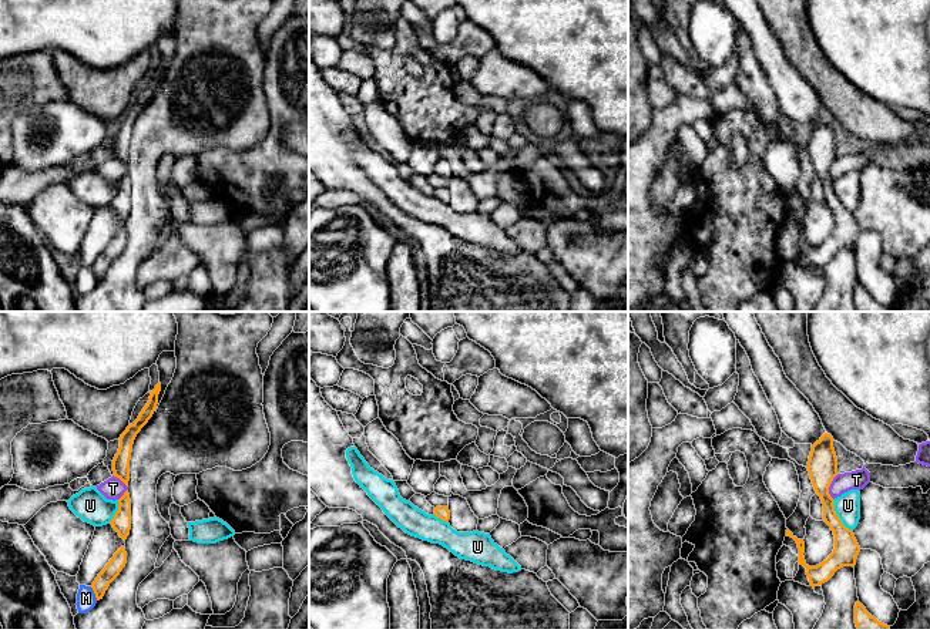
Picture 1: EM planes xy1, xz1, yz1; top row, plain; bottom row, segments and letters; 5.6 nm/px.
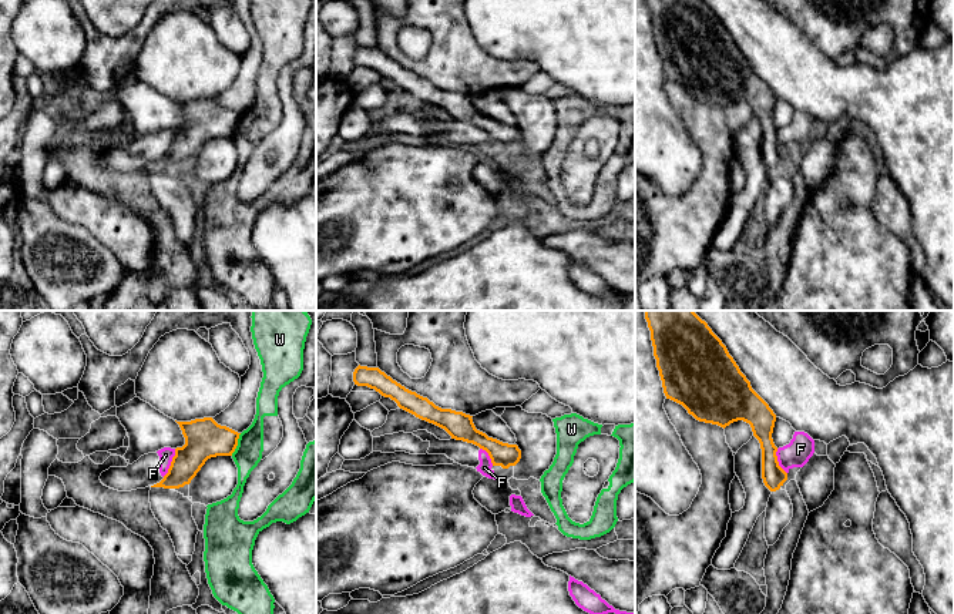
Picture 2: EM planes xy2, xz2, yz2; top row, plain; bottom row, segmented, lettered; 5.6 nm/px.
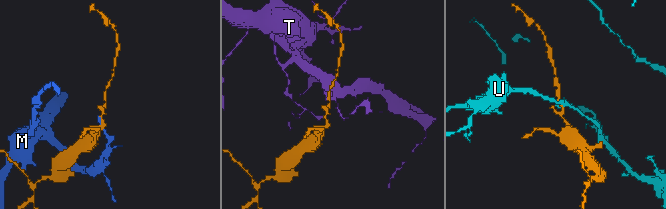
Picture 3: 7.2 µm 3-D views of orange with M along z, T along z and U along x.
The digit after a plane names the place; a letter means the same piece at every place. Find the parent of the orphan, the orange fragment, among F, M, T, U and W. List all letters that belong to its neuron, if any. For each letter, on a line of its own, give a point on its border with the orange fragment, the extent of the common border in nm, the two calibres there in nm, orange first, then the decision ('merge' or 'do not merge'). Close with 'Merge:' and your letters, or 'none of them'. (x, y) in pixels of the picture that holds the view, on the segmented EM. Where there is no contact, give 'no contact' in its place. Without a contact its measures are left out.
F: meets orange in xy2 at (171, 463); contact 180 nm long; 220 nm thick on the orange side, 80 nm on the other; do not merge
M: meets orange in xy1 at (94, 592); contact 90 nm long; 90 nm thick on the orange side, 110 nm on the other; do not merge
T: meets orange in xy1 at (127, 485); contact 150 nm long; 100 nm thick on the orange side, 120 nm on the other; do not merge
U: meets orange in yz1 at (838, 517); contact 220 nm long; 140 nm thick on the orange side, 140 nm on the other; do not merge
W: meets orange in xy2 at (237, 445); contact 140 nm long; 220 nm thick on the orange side, 160 nm on the other; do not merge
Merge: none of them

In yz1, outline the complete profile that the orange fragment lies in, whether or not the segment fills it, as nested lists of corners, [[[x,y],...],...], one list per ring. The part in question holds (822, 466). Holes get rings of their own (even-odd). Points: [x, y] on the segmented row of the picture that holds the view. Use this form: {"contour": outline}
{"contour": [[[825,433],[819,441],[812,445],[808,461],[808,471],[816,494],[823,504],[823,519],[835,535],[835,549],[826,561],[816,566],[809,566],[805,561],[805,542],[798,539],[789,529],[786,536],[796,541],[799,548],[799,565],[806,568],[810,586],[819,586],[827,582],[837,569],[855,566],[860,546],[852,529],[846,528],[835,511],[835,500],[829,494],[829,487],[837,475],[837,457],[833,448],[833,437]]]}

